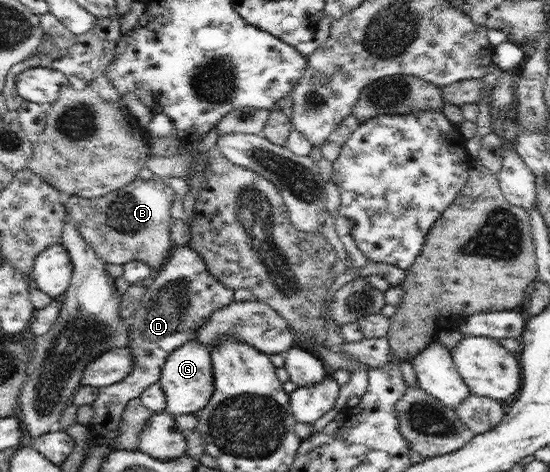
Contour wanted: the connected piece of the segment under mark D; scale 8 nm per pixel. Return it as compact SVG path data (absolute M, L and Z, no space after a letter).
M190 244L186 246L177 245L174 247L174 249L170 252L170 255L165 260L165 263L161 266L161 268L153 274L154 280L152 282L152 285L148 286L146 289L146 294L142 297L142 300L140 301L140 304L138 305L137 311L130 316L130 324L129 326L131 328L130 333L128 333L128 342L130 342L130 345L126 348L130 350L130 355L132 355L132 358L134 359L134 367L133 371L130 371L130 375L126 376L126 378L122 379L121 382L115 383L110 385L110 387L100 387L98 392L98 397L96 398L96 401L92 403L92 407L94 407L94 420L88 424L89 427L89 446L86 449L88 453L88 449L90 449L90 445L93 443L99 444L99 442L103 442L107 448L110 448L112 450L115 450L115 438L119 435L119 426L121 423L121 417L124 413L124 410L126 409L126 405L128 405L128 402L130 400L139 398L143 392L152 384L157 384L160 381L161 378L161 372L162 368L164 367L164 364L166 363L166 358L168 358L168 355L170 355L174 350L177 350L178 348L182 347L182 344L185 344L186 342L190 342L190 340L194 340L196 336L198 336L198 332L200 332L199 328L206 324L209 321L210 315L214 310L222 308L223 306L228 306L234 299L235 296L235 289L228 288L227 286L224 286L222 284L222 281L219 281L218 279L215 279L214 276L210 274L210 271L208 270L207 264L203 261L203 258L199 255L198 251L195 251Z

